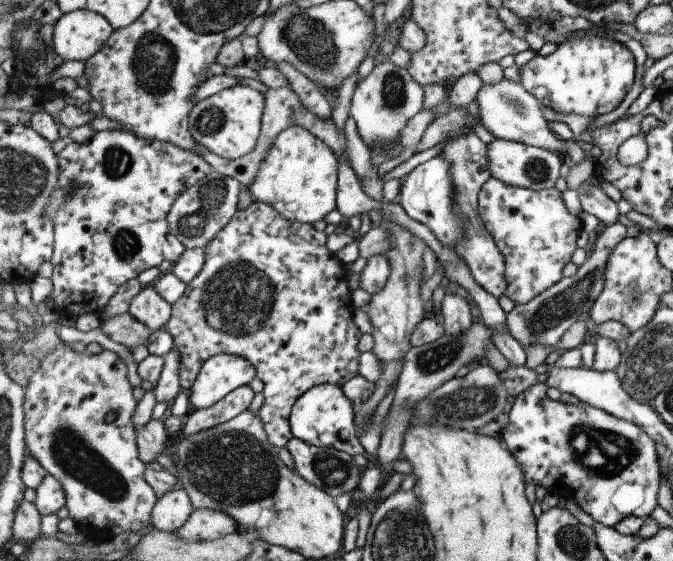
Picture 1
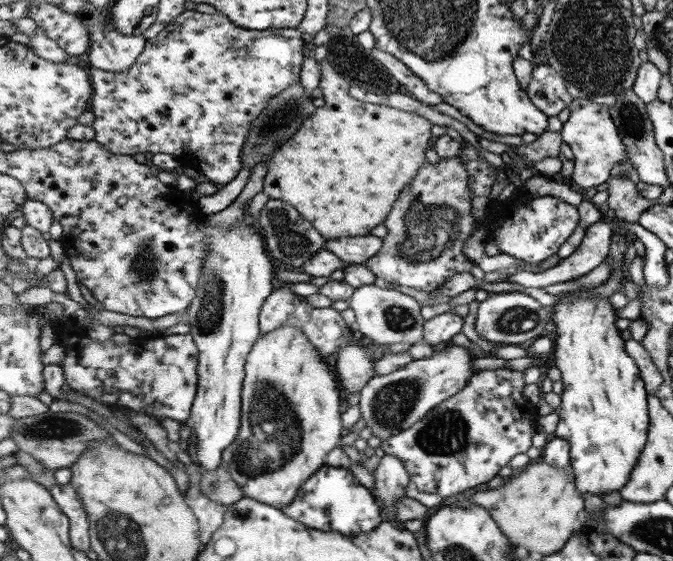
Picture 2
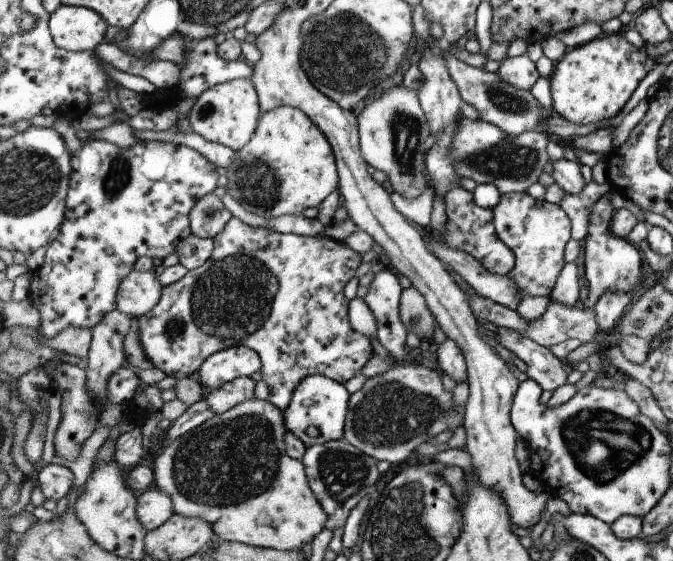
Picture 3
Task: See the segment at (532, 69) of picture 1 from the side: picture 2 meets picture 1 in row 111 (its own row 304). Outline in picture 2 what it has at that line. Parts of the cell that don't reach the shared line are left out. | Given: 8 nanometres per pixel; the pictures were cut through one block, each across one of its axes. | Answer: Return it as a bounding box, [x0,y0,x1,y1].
[550,287,650,495]

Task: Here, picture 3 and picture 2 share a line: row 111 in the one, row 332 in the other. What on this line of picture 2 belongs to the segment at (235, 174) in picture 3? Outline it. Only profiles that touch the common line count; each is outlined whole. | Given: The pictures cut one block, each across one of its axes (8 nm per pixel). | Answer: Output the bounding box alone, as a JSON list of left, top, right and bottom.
[228,325,344,509]

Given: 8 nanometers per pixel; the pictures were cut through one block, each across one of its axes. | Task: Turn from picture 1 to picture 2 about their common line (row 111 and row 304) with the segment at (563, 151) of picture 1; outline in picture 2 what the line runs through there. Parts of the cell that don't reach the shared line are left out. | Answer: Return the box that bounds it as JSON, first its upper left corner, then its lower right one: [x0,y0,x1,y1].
[474,291,550,345]

